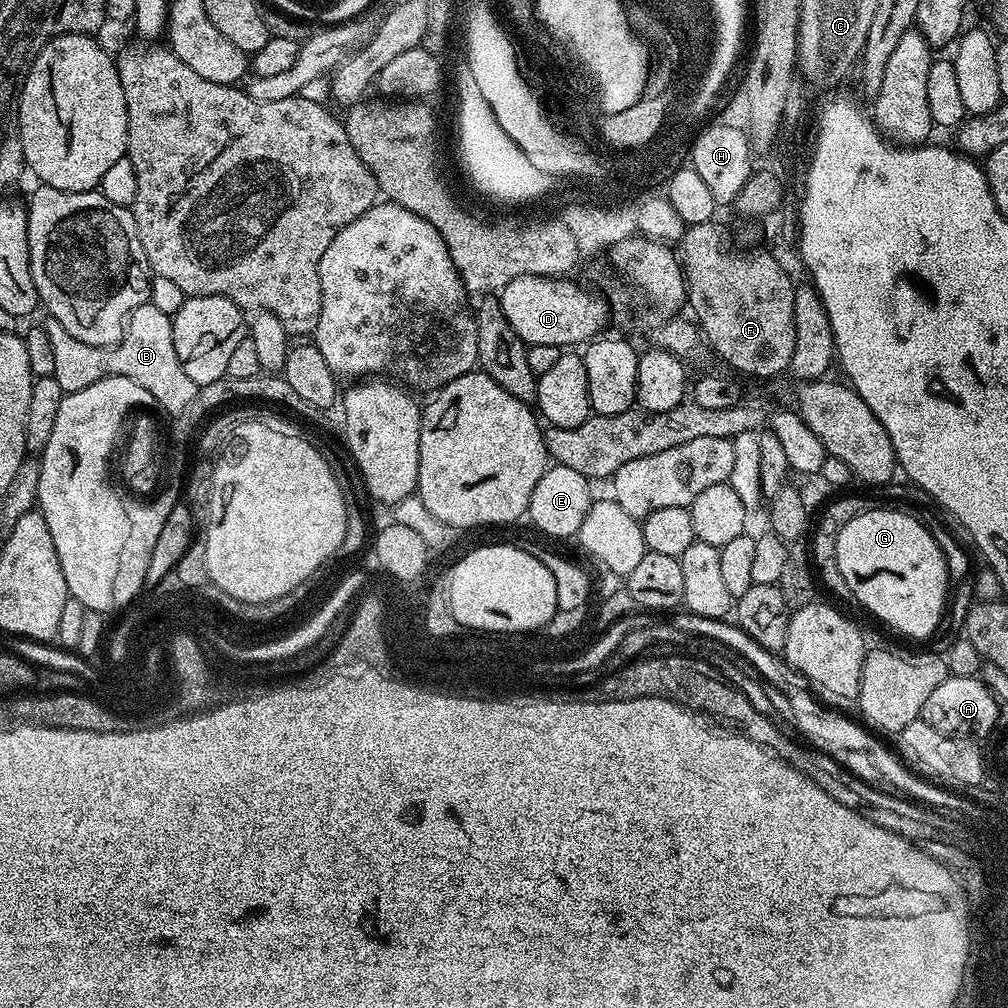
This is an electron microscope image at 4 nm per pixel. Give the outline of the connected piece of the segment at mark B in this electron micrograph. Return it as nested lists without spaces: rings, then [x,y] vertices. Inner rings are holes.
[[[149,303],[138,306],[138,310],[134,310],[128,318],[123,338],[112,348],[99,348],[78,342],[74,334],[66,331],[66,326],[54,319],[49,319],[46,327],[50,346],[54,349],[52,377],[58,386],[62,386],[64,393],[86,390],[86,386],[102,378],[125,376],[138,382],[138,386],[150,390],[150,394],[158,398],[161,407],[169,414],[187,413],[190,402],[194,402],[198,385],[190,382],[186,370],[182,370],[182,362],[178,362],[178,350],[174,350],[172,317],[162,314],[158,306]]]

